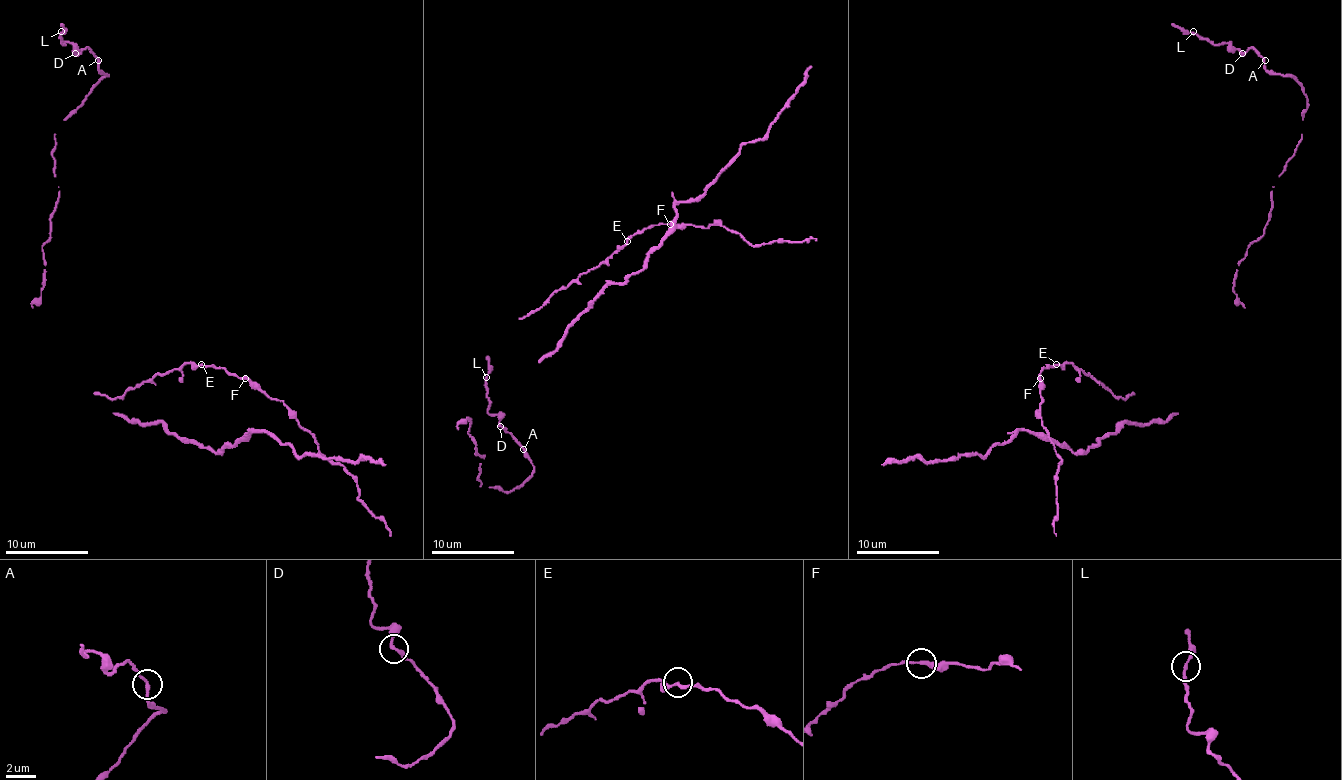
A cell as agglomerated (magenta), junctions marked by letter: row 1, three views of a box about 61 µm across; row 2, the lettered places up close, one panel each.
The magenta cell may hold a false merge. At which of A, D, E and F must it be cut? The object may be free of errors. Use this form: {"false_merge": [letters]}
{"false_merge": []}

